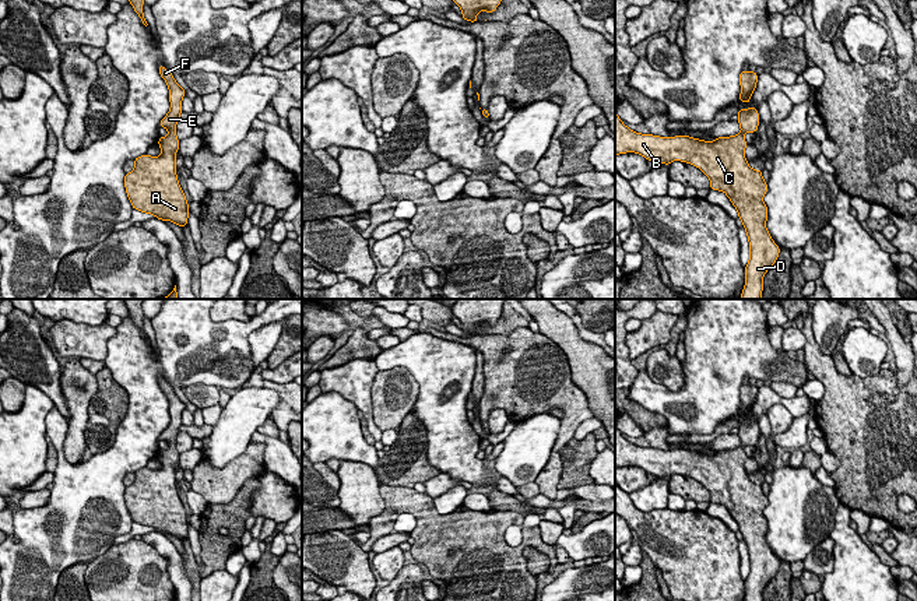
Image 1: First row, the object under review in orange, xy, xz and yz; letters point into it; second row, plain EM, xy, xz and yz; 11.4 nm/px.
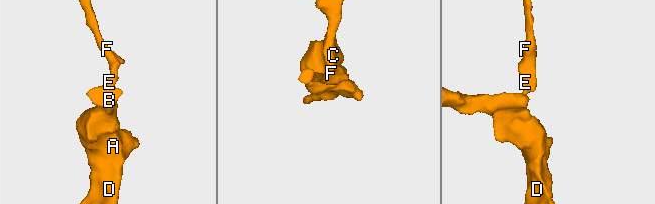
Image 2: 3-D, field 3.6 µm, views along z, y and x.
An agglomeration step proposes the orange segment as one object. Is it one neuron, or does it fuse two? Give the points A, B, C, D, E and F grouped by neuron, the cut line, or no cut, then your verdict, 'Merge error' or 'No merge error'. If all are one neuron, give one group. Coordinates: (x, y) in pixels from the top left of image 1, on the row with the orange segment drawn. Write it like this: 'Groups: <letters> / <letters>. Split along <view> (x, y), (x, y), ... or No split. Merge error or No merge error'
Groups: A B C D E F. No split. No merge error

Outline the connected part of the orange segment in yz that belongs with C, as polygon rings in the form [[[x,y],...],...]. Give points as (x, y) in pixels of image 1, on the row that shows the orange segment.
[[[756,108],[739,109],[738,123],[738,134],[717,137],[714,141],[689,136],[665,138],[636,133],[615,113],[615,155],[635,152],[657,165],[670,165],[672,161],[692,164],[710,179],[710,189],[724,191],[737,208],[749,242],[745,287],[739,299],[760,299],[762,280],[776,263],[780,247],[766,229],[767,207],[763,196],[767,193],[767,183],[762,171],[752,169],[744,155],[748,145],[744,134],[755,133],[759,126]]]

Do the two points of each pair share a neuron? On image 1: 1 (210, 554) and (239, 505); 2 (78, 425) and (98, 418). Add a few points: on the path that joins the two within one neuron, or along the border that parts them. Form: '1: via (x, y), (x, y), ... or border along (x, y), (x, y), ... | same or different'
1: via (222, 544), (235, 531), (235, 517) | same
2: border along (97, 392), (88, 406), (85, 446) | different

